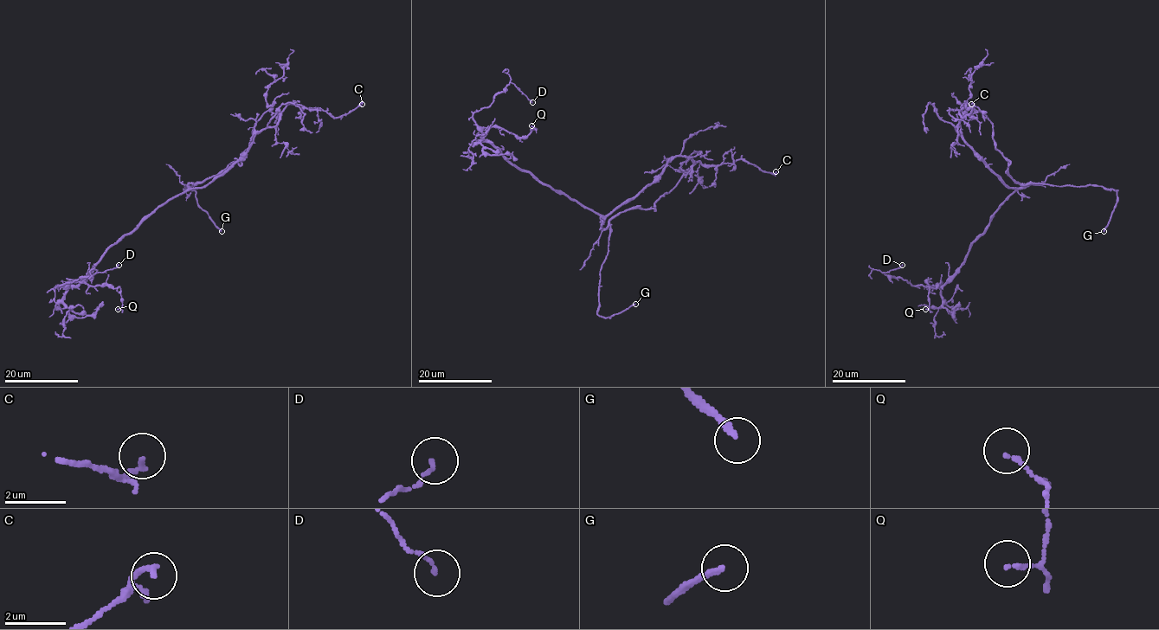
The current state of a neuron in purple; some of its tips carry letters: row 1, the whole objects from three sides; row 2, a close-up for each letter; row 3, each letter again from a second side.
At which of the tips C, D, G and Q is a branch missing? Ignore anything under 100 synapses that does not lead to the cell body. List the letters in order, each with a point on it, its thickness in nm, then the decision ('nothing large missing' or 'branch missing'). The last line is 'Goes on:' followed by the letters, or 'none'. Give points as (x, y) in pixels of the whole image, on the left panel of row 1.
C: at (362, 104); 170 nm thick; nothing large missing
D: at (119, 265); 110 nm thick; nothing large missing
G: at (222, 231); 200 nm thick; branch missing
Q: at (118, 309); 120 nm thick; nothing large missing
Goes on: G

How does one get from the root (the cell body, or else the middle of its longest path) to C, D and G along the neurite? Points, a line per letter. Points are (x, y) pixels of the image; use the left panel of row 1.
C: (172, 197), (221, 176), (246, 151), (256, 134), (276, 125), (287, 105), (319, 108), (338, 118), (362, 104)
D: (172, 197), (113, 243), (76, 286), (58, 286), (105, 272), (119, 265)
G: (172, 197), (182, 194), (189, 183), (196, 183), (185, 185), (183, 189), (196, 192), (197, 203), (222, 231)

